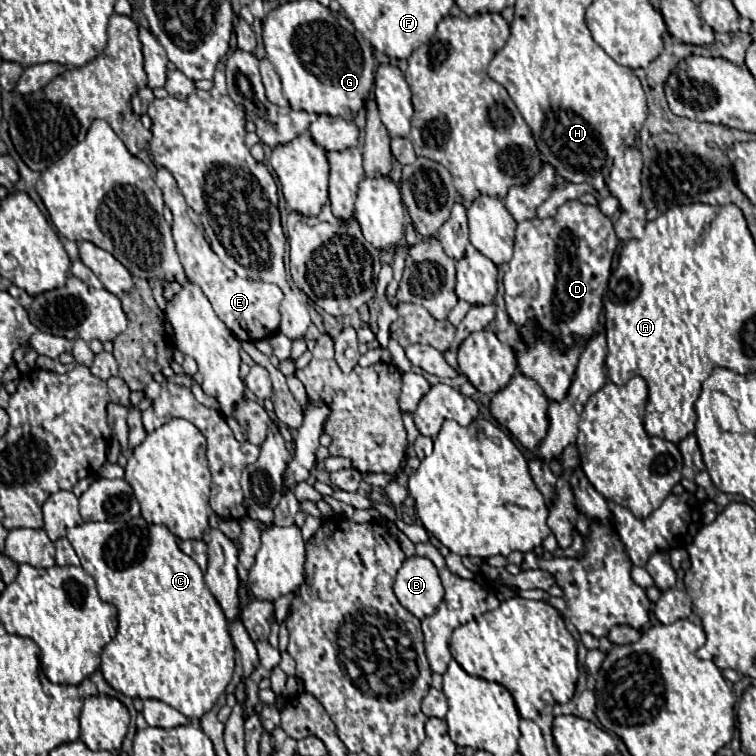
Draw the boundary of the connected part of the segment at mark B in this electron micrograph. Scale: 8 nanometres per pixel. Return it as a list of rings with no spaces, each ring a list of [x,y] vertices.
[[[424,556],[406,558],[394,580],[394,594],[416,618],[434,614],[444,598],[444,588],[432,560]]]

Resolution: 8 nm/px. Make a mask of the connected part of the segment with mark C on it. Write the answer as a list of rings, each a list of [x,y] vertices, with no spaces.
[[[138,516],[138,522],[132,522],[132,524],[120,524],[120,522],[84,522],[80,526],[74,526],[72,530],[68,530],[68,540],[70,544],[74,546],[80,562],[82,562],[82,568],[96,580],[96,586],[98,586],[98,594],[104,602],[110,602],[118,608],[118,632],[116,636],[102,648],[102,664],[100,664],[100,670],[106,678],[106,682],[130,696],[130,698],[156,698],[156,700],[162,700],[166,702],[168,706],[180,710],[184,716],[188,718],[202,718],[216,702],[216,698],[226,690],[228,682],[232,680],[232,672],[234,672],[234,644],[232,644],[232,638],[230,638],[230,632],[228,632],[228,620],[220,608],[220,604],[216,602],[216,598],[212,596],[212,592],[208,590],[204,578],[202,578],[202,570],[200,566],[190,558],[186,556],[178,544],[176,544],[176,536],[166,528],[166,526],[160,526],[160,524],[148,524],[142,516]]]

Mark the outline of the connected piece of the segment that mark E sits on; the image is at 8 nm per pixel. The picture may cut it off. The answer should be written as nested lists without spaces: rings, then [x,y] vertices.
[[[158,168],[156,184],[162,190],[164,204],[170,208],[170,212],[174,216],[172,234],[174,234],[180,262],[182,262],[186,274],[192,278],[192,282],[198,284],[202,288],[202,292],[206,294],[216,316],[242,342],[254,342],[254,340],[262,340],[262,338],[268,338],[270,334],[274,334],[280,326],[280,312],[278,312],[280,298],[282,298],[280,288],[272,286],[268,282],[260,282],[260,280],[256,282],[256,280],[238,278],[232,270],[228,270],[220,262],[220,258],[212,252],[212,248],[208,246],[208,240],[204,238],[204,234],[188,218],[188,206],[186,206],[186,200],[182,196],[174,176],[166,168]]]

